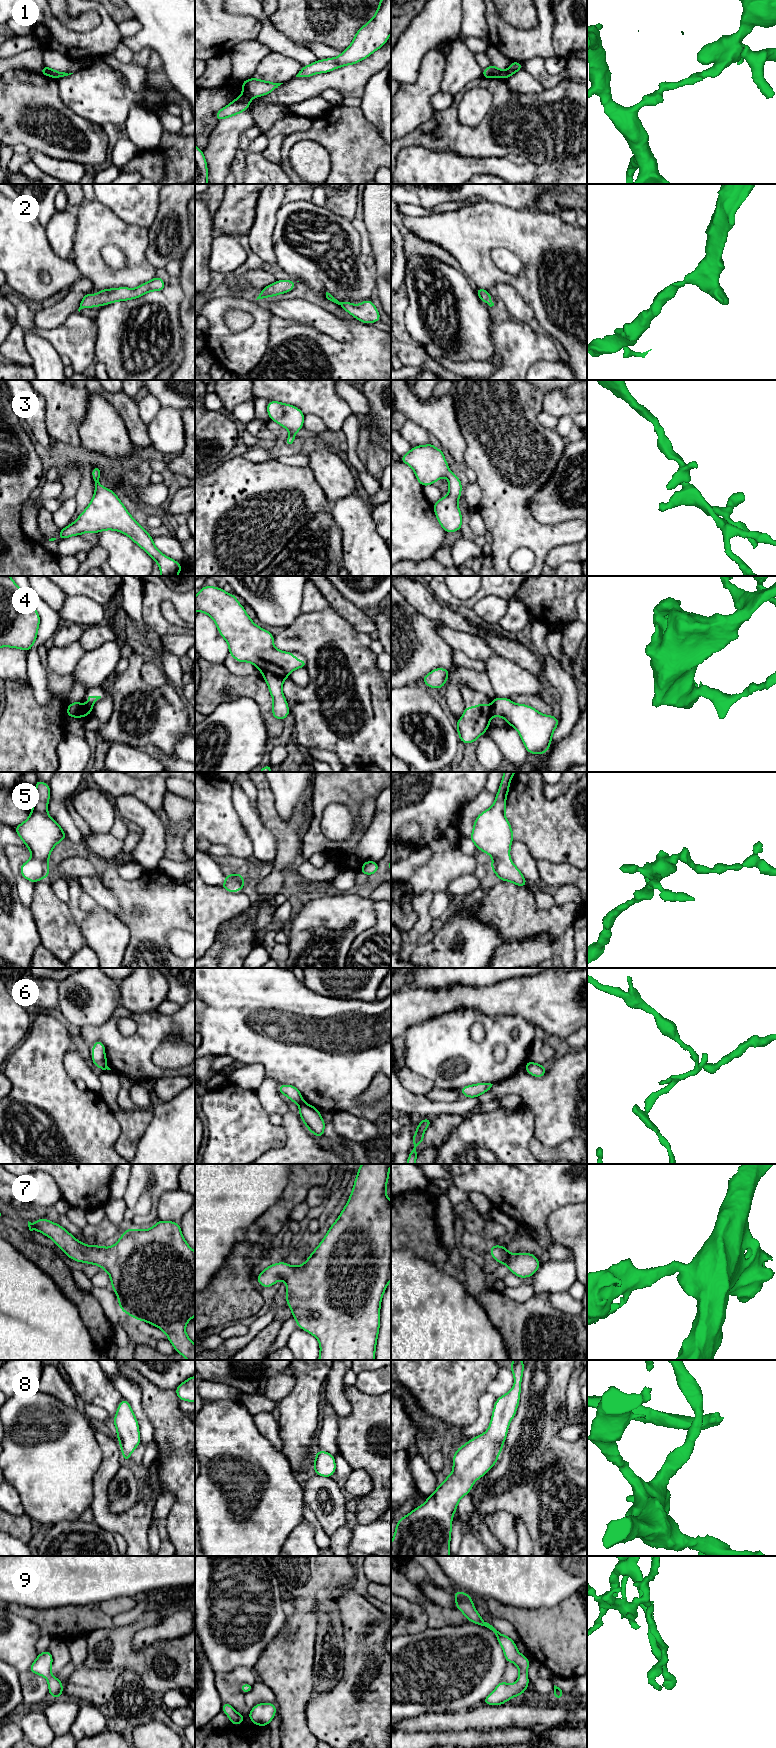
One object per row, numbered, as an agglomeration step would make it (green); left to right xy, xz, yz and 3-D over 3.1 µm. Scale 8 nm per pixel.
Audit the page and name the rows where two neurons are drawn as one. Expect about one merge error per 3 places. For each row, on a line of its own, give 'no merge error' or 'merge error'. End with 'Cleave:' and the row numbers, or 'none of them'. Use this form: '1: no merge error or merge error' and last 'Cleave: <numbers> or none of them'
1: merge error
2: no merge error
3: no merge error
4: merge error
5: no merge error
6: merge error
7: no merge error
8: no merge error
9: no merge error
Cleave: 1, 4, 6

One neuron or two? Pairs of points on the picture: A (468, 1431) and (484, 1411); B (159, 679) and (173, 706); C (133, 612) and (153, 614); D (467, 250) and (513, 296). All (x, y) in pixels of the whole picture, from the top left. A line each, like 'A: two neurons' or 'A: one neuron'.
A: one neuron
B: two neurons
C: two neurons
D: two neurons

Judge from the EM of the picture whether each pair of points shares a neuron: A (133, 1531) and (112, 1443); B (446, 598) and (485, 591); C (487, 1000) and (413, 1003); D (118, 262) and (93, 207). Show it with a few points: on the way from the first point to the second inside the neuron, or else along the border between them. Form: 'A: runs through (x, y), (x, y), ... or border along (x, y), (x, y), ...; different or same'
A: runs through (109, 1517), (101, 1509), (101, 1479), (108, 1467); same
B: runs through (456, 603), (469, 603), (475, 598); same
C: runs through (469, 1000), (444, 1000), (431, 1003); same
D: border along (100, 250), (113, 245), (125, 254), (126, 262); different

